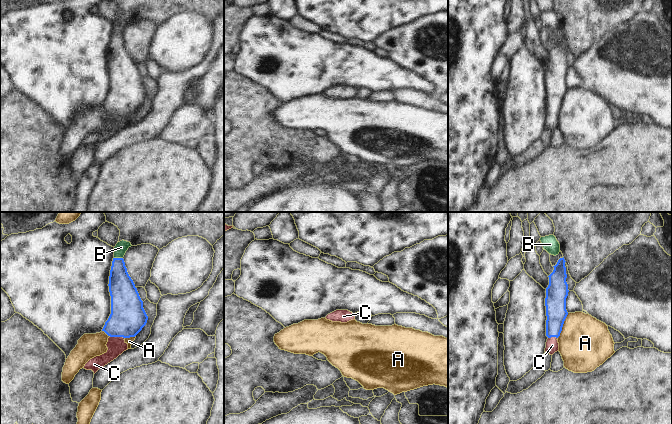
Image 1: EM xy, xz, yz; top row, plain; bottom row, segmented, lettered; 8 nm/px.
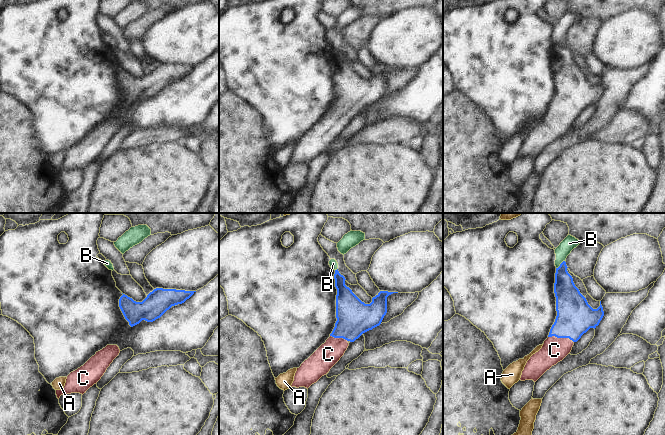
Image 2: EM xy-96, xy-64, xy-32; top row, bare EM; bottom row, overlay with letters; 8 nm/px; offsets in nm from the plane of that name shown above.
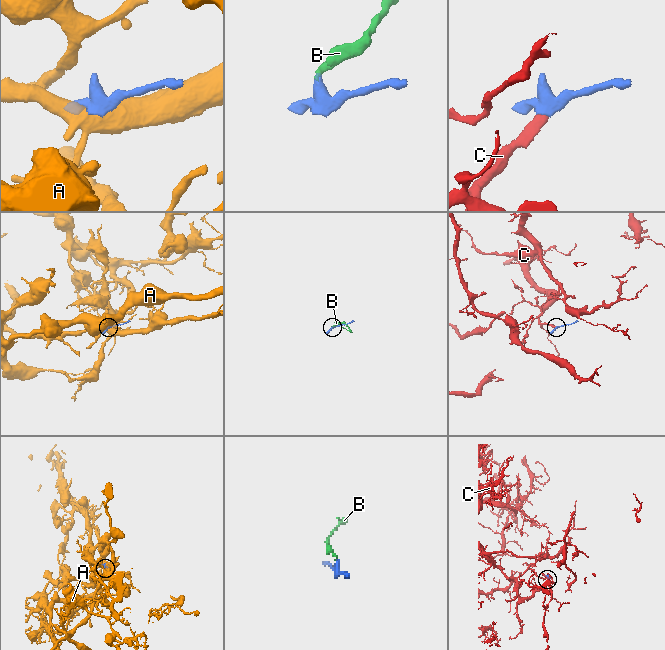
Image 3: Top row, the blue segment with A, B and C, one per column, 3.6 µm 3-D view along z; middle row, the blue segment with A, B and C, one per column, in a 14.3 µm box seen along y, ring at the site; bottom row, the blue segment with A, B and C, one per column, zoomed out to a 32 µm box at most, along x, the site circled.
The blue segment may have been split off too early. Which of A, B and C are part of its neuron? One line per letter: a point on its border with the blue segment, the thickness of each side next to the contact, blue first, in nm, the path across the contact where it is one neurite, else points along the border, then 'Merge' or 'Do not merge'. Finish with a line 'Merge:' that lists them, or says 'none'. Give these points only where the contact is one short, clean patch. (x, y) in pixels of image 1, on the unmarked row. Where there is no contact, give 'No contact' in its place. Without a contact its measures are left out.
A: Touches blue at yz (562, 101). Thickness 170 nm (blue) against 420 nm. Do not merge
B: Touches blue at xy (118, 34). Thickness 200 nm (blue) against 100 nm. Boundary: xy (114, 33), (122, 34). Do not merge
C: Touches blue at xy (117, 112). Thickness 280 nm (blue) against 150 nm. Path across: xy (128, 93), (118, 103), (117, 112), (116, 122). Merge
Merge: C

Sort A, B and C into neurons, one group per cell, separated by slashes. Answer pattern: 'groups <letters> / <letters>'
groups A / B / C

